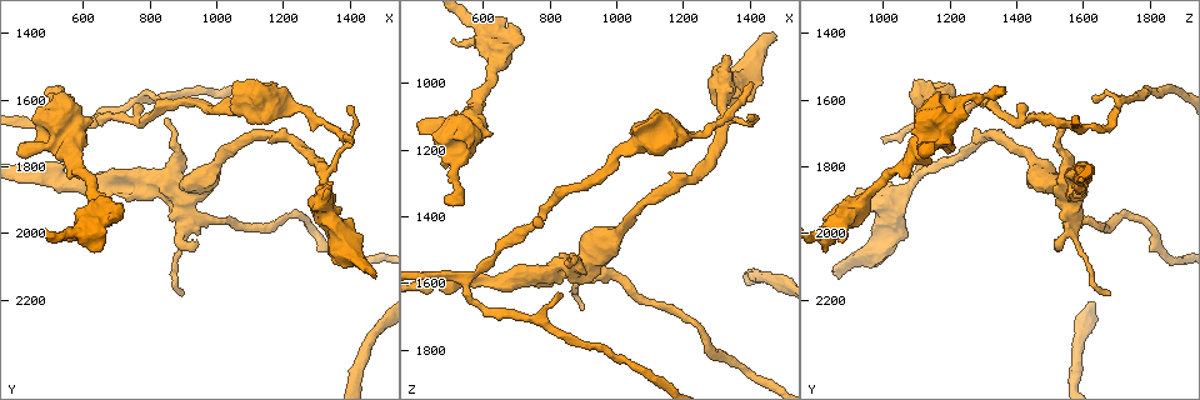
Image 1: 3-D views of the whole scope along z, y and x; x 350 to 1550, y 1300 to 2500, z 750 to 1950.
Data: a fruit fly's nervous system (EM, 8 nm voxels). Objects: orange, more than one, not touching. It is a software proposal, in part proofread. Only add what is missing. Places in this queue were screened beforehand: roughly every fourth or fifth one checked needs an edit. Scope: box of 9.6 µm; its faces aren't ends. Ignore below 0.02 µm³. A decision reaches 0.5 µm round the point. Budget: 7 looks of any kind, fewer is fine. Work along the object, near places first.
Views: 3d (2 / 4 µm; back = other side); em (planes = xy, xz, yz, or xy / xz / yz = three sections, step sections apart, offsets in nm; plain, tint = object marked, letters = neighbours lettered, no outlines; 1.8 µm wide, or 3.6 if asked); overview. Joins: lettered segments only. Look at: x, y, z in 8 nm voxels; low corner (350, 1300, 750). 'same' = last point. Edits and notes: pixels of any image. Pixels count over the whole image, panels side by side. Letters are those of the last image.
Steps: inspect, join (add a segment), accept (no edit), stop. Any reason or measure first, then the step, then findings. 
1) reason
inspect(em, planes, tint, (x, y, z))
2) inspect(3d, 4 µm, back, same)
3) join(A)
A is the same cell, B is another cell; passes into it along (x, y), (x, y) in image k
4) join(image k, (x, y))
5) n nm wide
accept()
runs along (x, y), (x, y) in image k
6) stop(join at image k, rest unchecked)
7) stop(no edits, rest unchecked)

free end
inspect(em, xz, step 4, letters, (480, 1570, 1360))

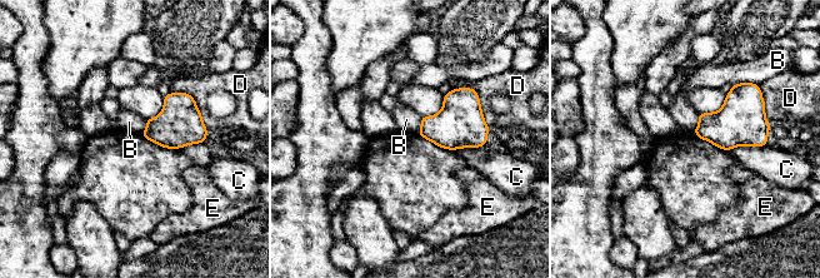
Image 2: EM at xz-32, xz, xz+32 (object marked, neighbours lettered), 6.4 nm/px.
cut it another way
inspect(em, planes, letters, same)

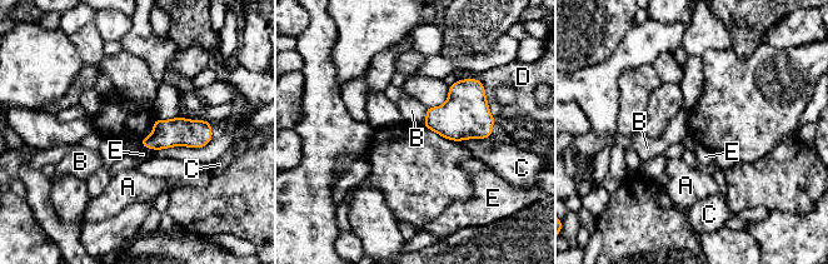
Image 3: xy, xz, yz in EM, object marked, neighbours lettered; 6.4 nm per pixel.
accept()
A, B, C, D and E are other cells; border along (427, 108), (427, 118), (422, 123) in image 3; none of them fits

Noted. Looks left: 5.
abrupt turn
inspect(em, yz, step 8, letters, (920, 1970, 1560))

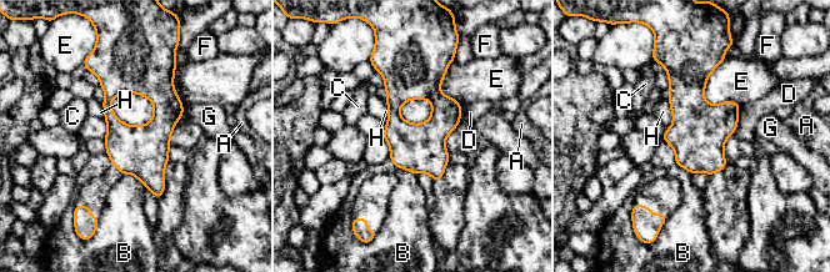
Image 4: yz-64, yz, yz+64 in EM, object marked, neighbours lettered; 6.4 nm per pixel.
E touches over 320 nm
accept()
A, B, C, D, E, F, G and H are other cells; no lettered segment goes on from it

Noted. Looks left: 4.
free end
inspect(3d, 2 µm, (1470, 2140, 860))

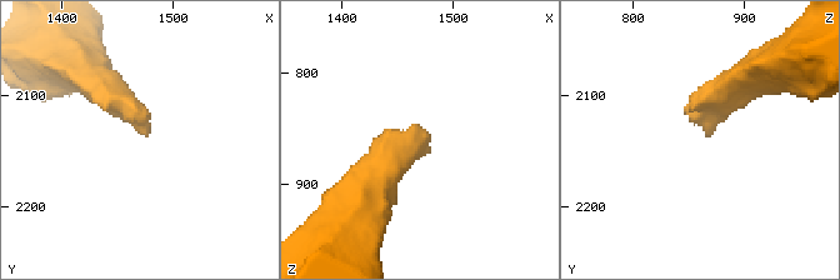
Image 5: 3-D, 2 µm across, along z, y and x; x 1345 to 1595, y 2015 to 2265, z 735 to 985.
now the EM
inspect(em, planes, letters, (1476, 2134, 868))

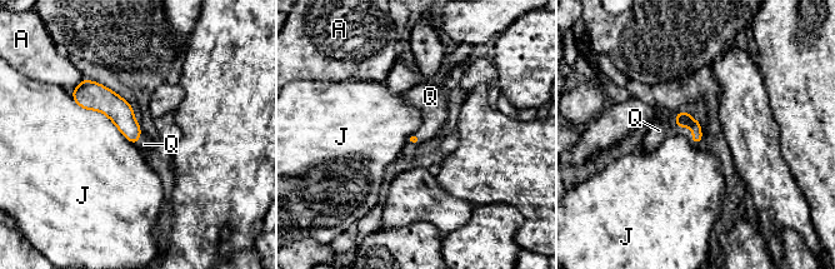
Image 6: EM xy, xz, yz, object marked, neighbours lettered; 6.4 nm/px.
join(Q)
Q is the same cell, A and J are other cells; passes into it along (683, 119), (676, 123), (659, 130) in image 6; it goes on there

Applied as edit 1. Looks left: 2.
stop(join at image 6, rest unchecked)

